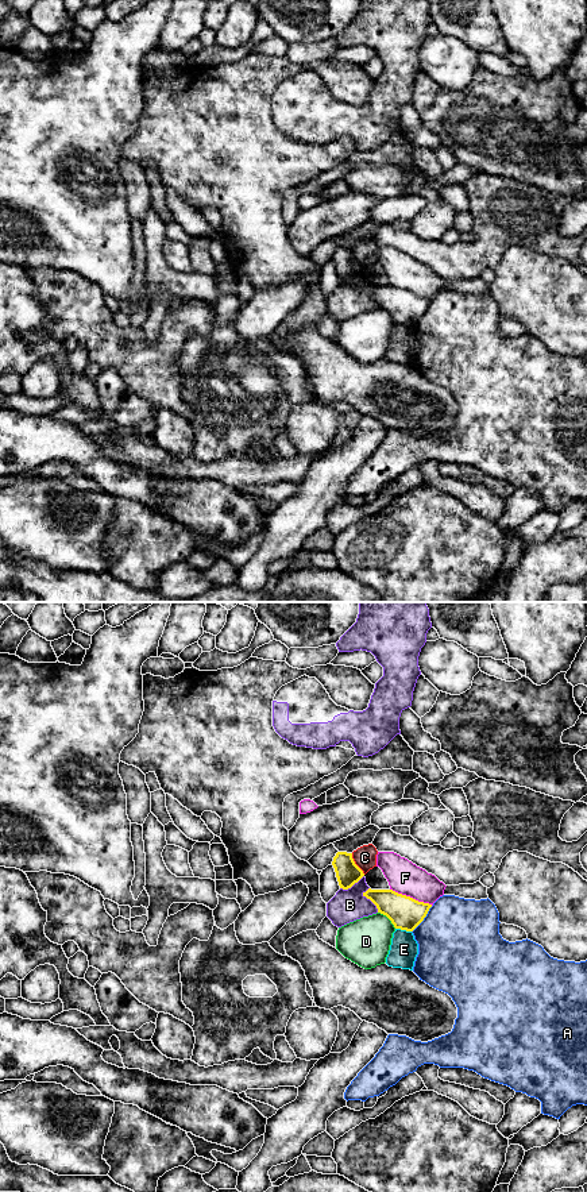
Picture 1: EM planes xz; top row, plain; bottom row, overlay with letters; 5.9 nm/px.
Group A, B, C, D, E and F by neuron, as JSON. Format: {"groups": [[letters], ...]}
{"groups": [["A"], ["B"], ["C"], ["D"], ["E"], ["F"]]}

